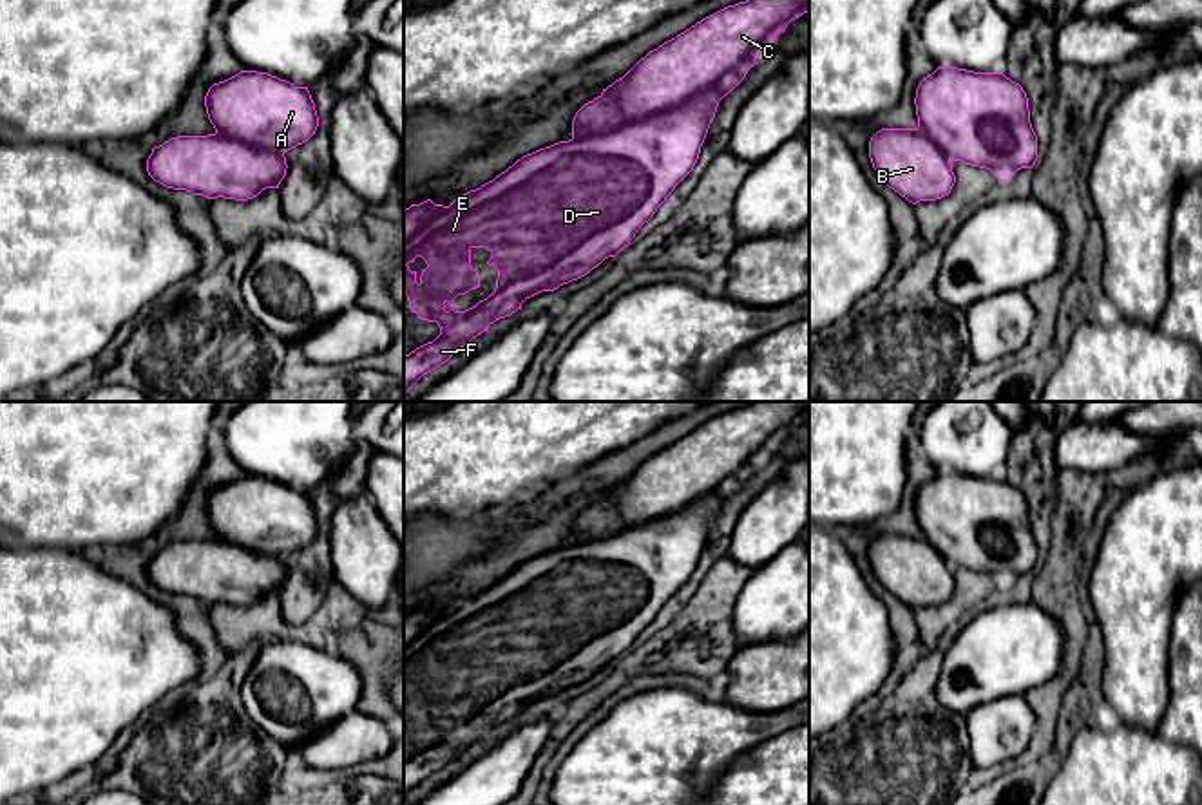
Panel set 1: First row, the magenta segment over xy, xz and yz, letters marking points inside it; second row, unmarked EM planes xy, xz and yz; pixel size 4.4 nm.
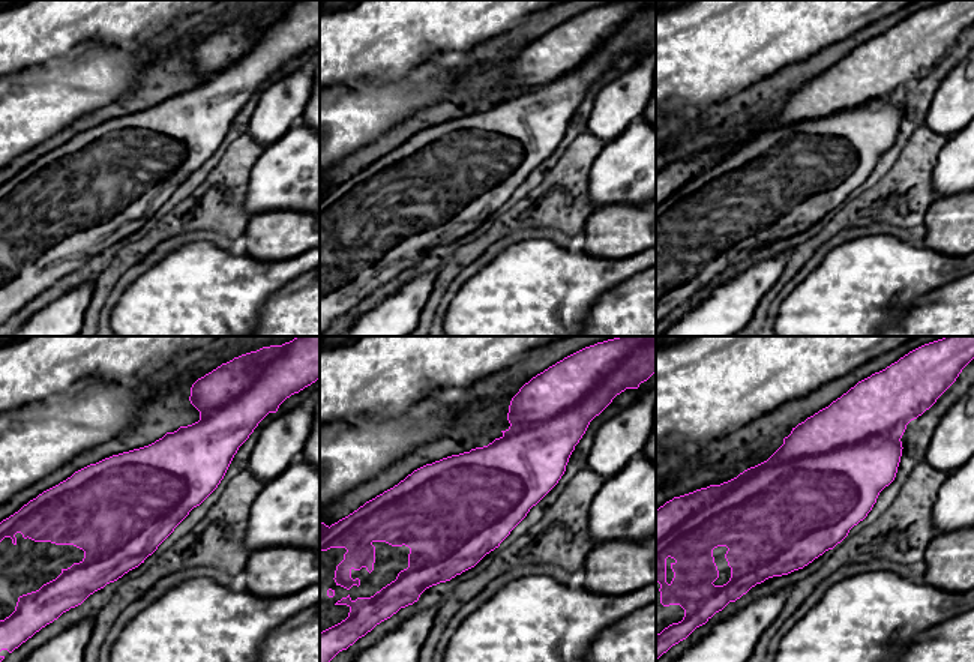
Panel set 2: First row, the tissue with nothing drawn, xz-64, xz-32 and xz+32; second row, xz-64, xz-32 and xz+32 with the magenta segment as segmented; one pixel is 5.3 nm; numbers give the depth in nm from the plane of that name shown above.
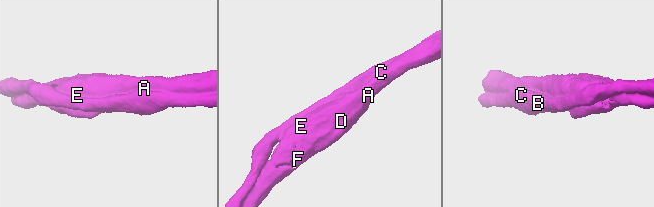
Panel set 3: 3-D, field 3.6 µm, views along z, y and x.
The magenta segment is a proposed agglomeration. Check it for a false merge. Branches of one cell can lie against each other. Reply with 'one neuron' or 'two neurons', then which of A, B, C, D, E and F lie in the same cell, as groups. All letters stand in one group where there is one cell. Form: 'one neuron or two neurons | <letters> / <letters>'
two neurons | A D E F / B C

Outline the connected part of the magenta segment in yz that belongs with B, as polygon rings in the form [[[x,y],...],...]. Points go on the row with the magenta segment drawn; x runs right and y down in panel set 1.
[[[882,128],[869,141],[869,157],[882,181],[916,204],[950,194],[952,161],[918,128]]]

